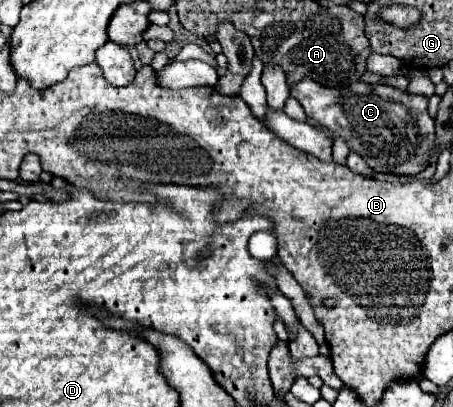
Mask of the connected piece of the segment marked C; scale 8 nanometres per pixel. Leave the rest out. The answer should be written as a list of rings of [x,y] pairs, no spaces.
[[[314,80],[296,82],[290,88],[290,94],[302,104],[308,118],[318,122],[320,126],[338,132],[352,152],[358,152],[372,170],[392,172],[392,174],[418,174],[426,166],[426,152],[434,146],[434,120],[428,116],[428,98],[422,94],[410,94],[408,90],[400,90],[386,84],[366,84],[358,82],[346,88],[326,88],[316,84]]]

